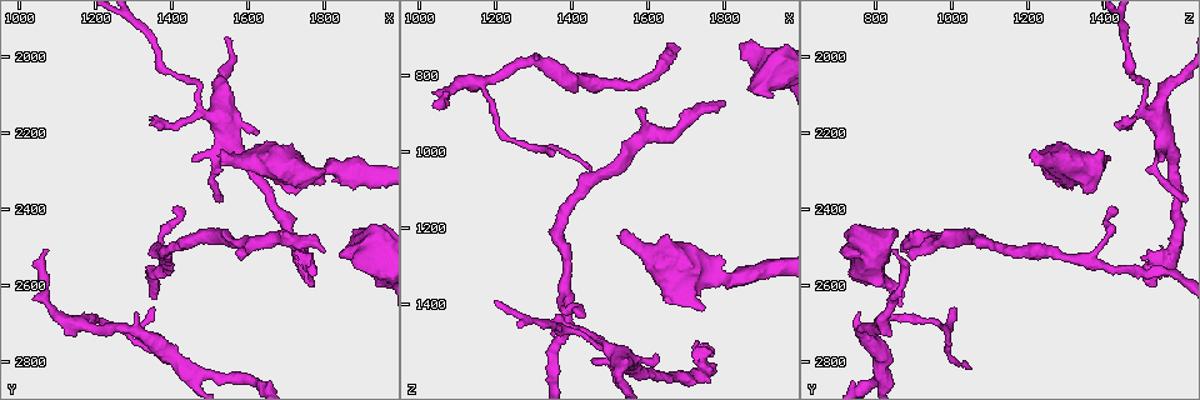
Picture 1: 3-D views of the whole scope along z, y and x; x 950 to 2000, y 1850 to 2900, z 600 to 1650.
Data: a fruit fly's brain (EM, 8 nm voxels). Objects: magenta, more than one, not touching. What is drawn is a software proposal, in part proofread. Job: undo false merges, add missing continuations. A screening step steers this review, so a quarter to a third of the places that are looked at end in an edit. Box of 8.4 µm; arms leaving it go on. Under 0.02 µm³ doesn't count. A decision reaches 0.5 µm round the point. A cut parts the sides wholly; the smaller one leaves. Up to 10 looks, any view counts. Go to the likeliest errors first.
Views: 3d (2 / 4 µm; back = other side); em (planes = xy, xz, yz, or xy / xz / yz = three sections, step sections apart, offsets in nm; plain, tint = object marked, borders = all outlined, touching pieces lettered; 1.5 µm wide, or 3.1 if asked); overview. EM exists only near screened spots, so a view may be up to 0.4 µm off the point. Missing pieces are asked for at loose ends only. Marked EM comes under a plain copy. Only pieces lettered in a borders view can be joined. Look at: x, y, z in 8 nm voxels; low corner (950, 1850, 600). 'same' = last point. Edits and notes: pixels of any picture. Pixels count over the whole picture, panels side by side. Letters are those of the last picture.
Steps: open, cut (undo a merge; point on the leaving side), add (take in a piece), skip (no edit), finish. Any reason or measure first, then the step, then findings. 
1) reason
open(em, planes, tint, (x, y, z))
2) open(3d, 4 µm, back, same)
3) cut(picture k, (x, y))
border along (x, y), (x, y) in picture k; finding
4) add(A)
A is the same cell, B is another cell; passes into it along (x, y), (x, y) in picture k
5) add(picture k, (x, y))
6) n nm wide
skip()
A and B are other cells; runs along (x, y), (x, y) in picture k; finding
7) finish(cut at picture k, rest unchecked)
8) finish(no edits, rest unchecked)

branch stops here
open(em, yz, step 4, tint, (1880, 2515, 710))

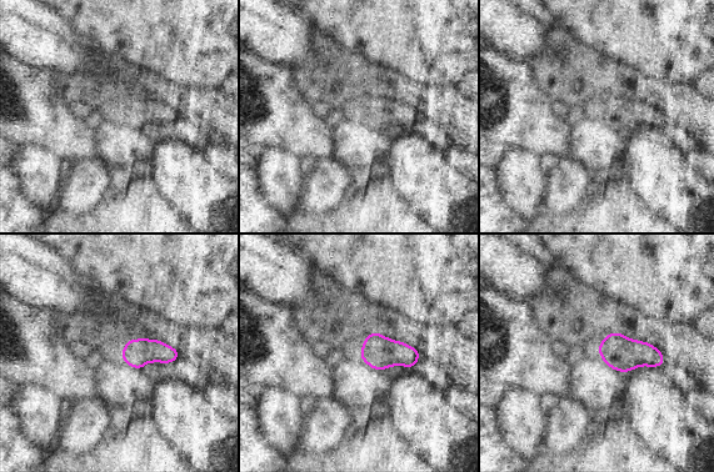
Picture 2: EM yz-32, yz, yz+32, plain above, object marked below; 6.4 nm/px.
see the neighbours
open(em, yz, step 4, borders, same)

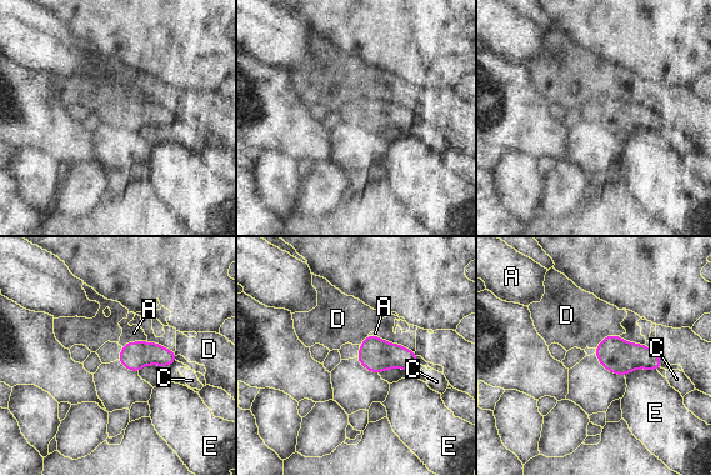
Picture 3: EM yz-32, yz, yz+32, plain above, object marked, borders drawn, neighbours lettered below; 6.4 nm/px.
160 nm wide
skip()
A, C, D and E are other cells; border along (656, 369), (635, 369), (624, 375) in picture 3; none of them fits

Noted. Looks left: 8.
open(em, planes, tint, (1740, 2515, 1565))

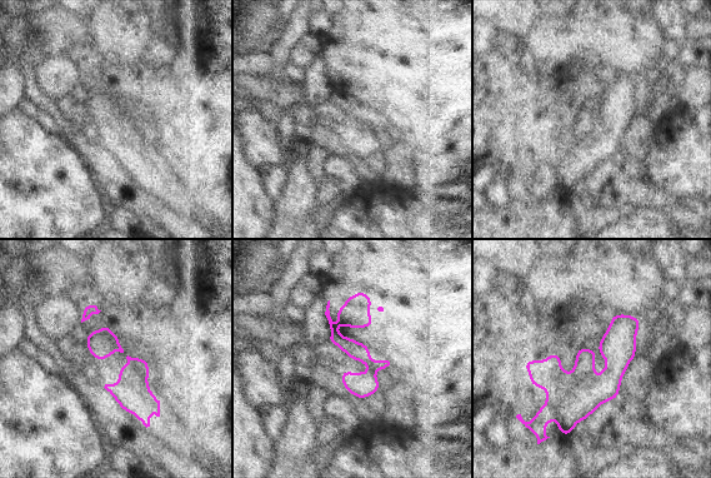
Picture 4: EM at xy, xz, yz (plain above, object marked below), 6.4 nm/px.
open(em, planes, borders, same)

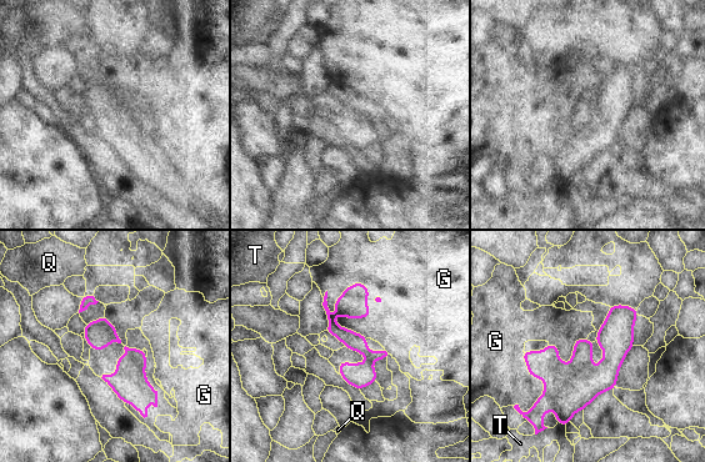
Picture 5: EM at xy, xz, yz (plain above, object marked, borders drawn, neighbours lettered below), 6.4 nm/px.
G touches over 400 nm
skip()
G, Q and T are other cells; one neuron here

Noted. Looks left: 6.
stops while still wide
open(3d, 2 µm, back, (1530, 2255, 1205))

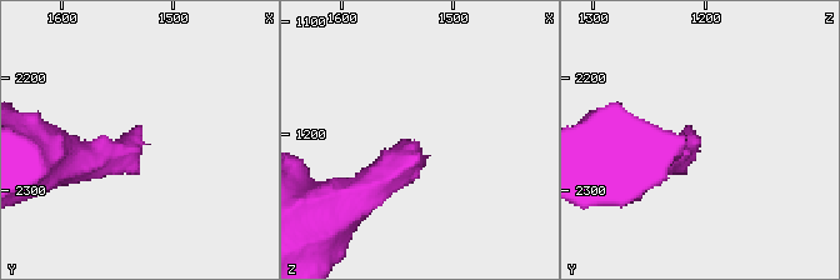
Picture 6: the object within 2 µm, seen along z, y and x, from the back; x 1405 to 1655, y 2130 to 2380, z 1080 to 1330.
open(em, planes, borders, (1532, 2252, 1210))

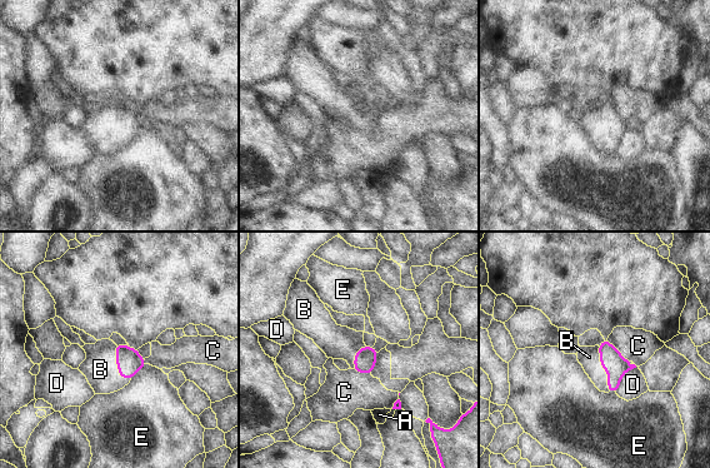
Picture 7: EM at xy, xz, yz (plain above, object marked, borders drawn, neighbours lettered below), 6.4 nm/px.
add(B)
B is the same cell, A, C, D and E are other cells; the neuron continues

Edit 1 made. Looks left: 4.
redraw
open(overview)

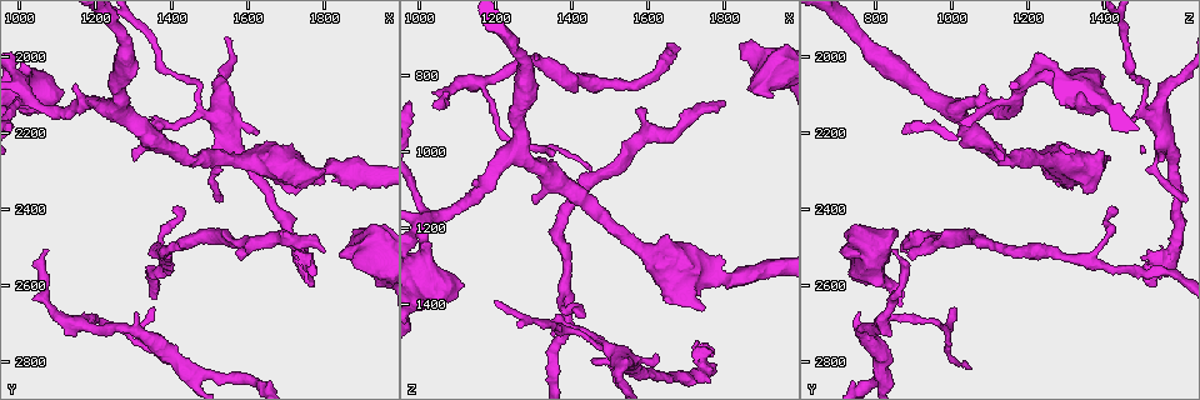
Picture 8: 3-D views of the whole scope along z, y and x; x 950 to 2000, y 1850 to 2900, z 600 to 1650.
an open end
open(em, planes, borders, (1305, 2270, 1130))

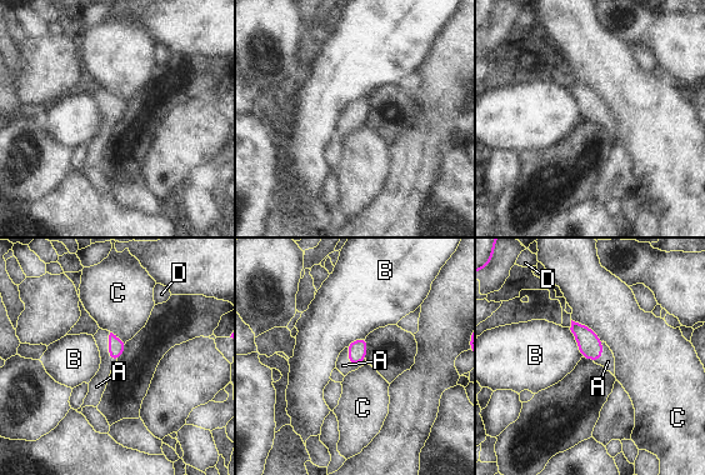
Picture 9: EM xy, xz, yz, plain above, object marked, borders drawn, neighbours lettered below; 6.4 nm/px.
add(A)
A is the same cell, B, C and D are other cells; the neuron continues

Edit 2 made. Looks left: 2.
finish(add at picture 7, add at picture 9, rest unchecked)

